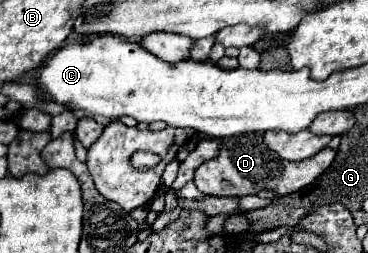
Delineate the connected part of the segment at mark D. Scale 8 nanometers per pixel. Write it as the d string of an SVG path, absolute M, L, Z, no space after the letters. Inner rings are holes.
M245 133L245 135L235 135L231 139L221 139L219 155L211 161L205 161L195 171L193 181L197 189L203 191L205 195L241 197L241 195L257 195L263 189L273 191L275 195L289 195L313 183L331 165L333 159L335 159L335 151L329 147L321 149L313 157L299 163L291 163L279 157L273 159L273 151L265 147L261 133Z

